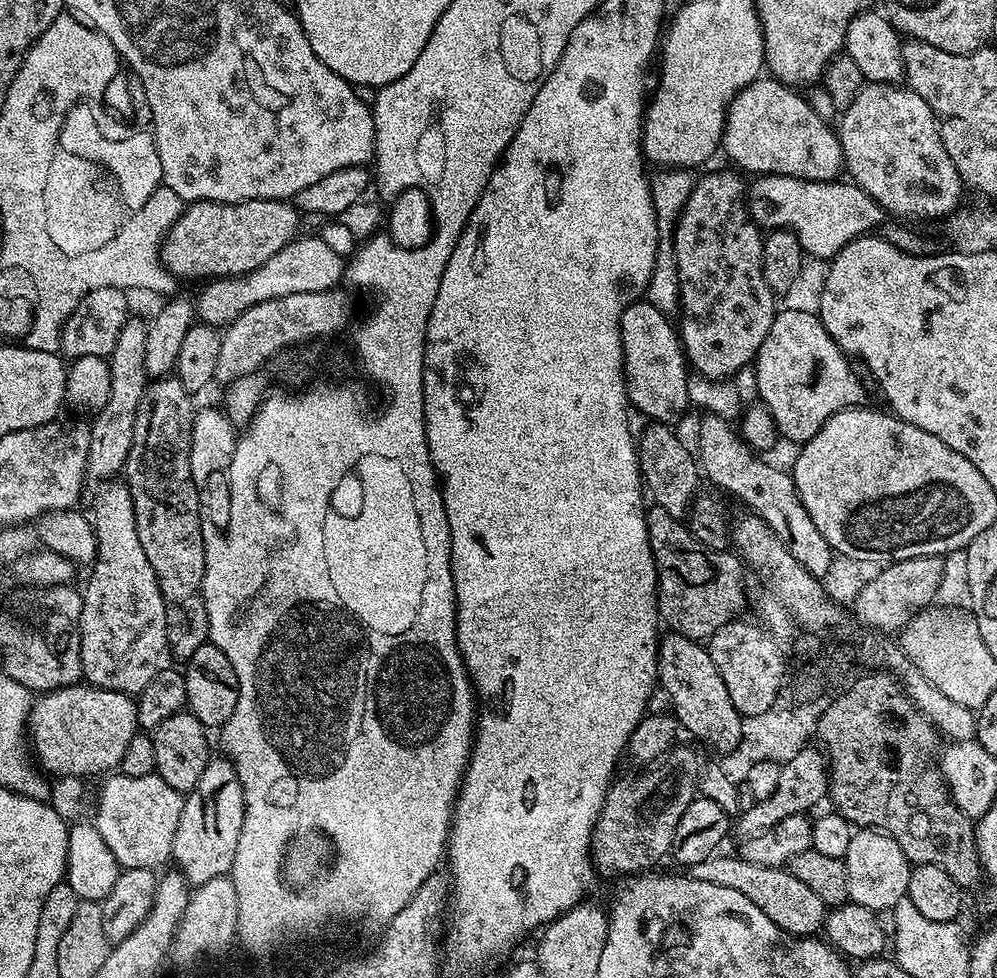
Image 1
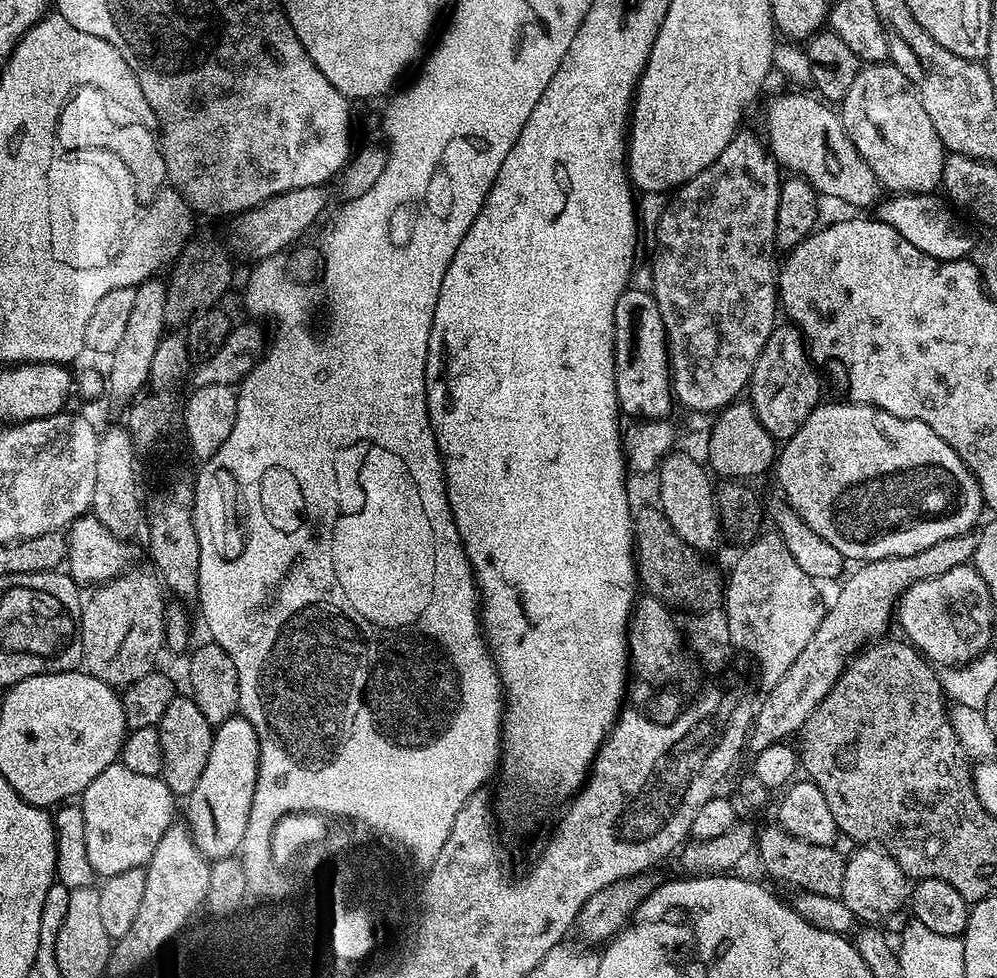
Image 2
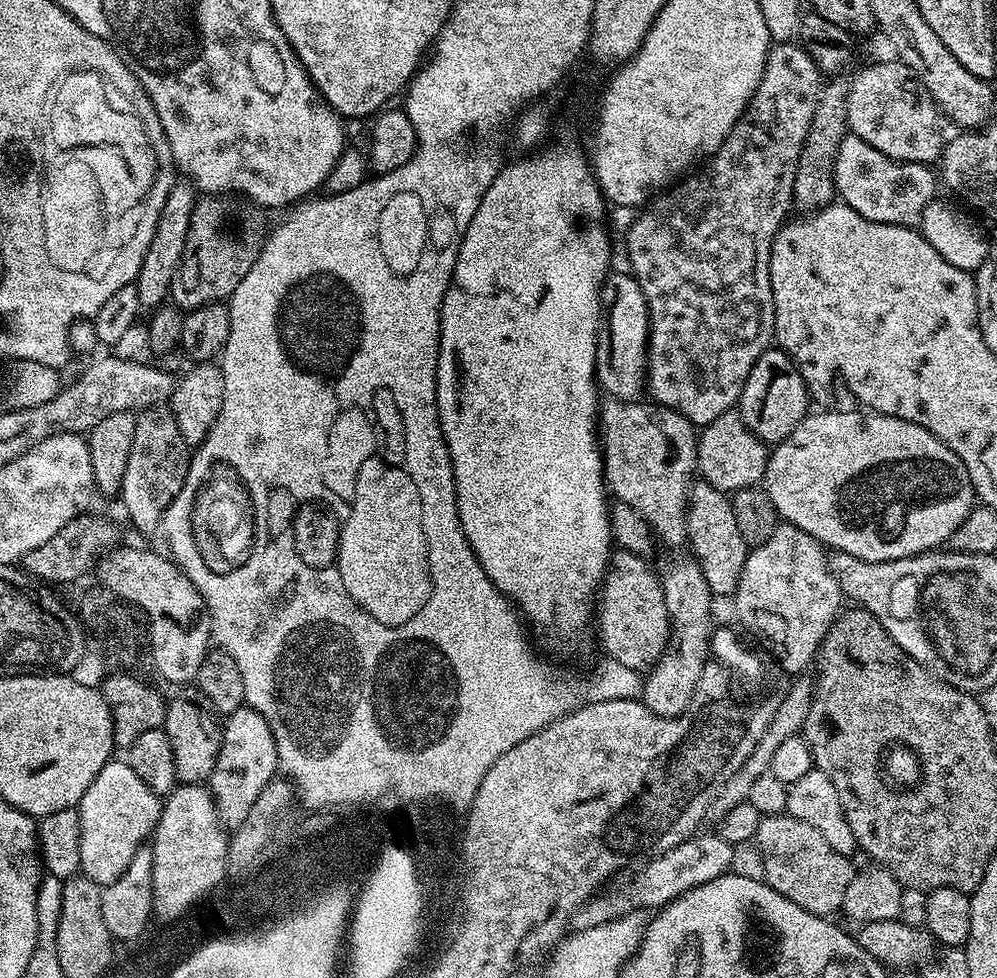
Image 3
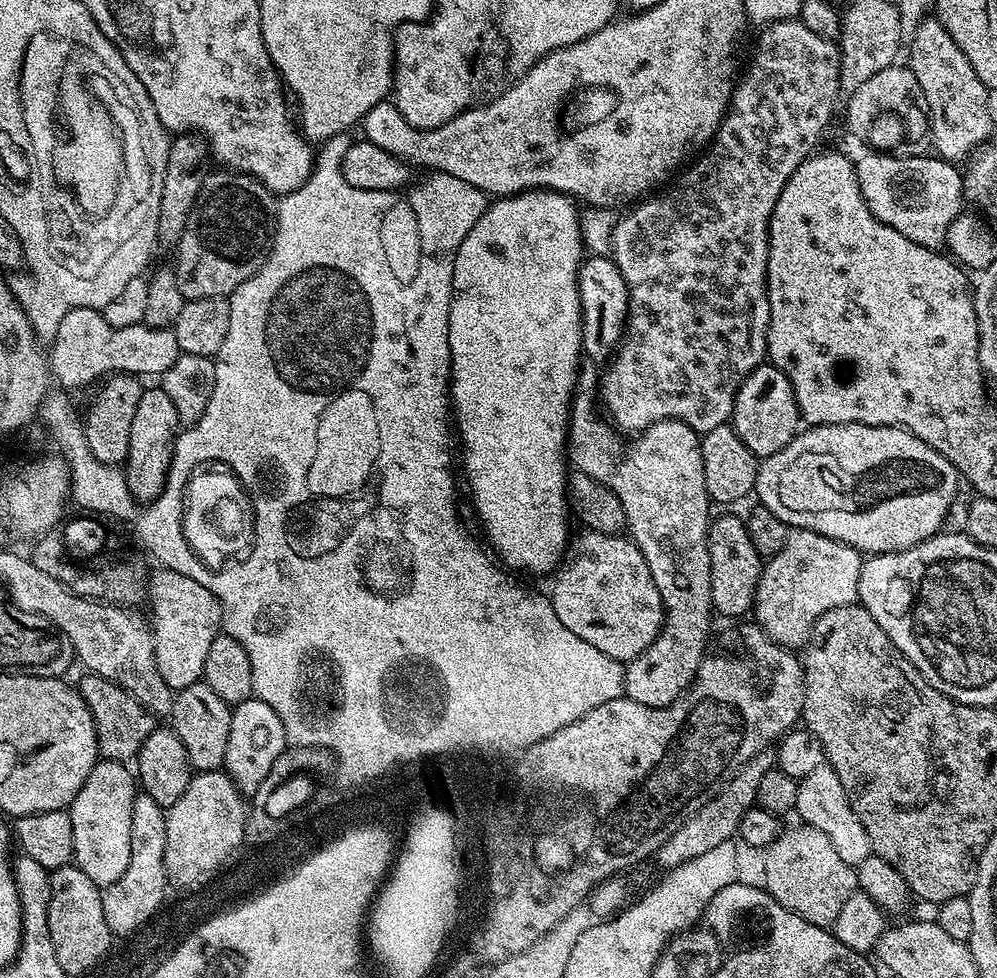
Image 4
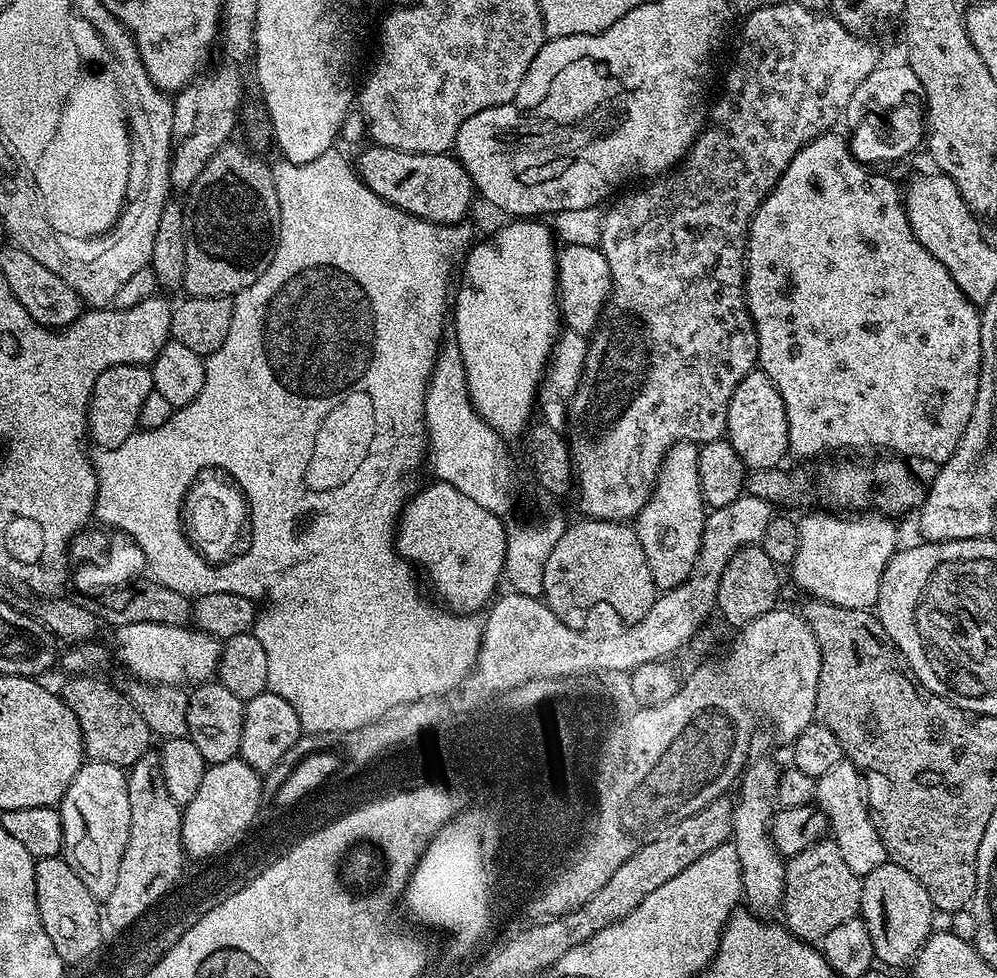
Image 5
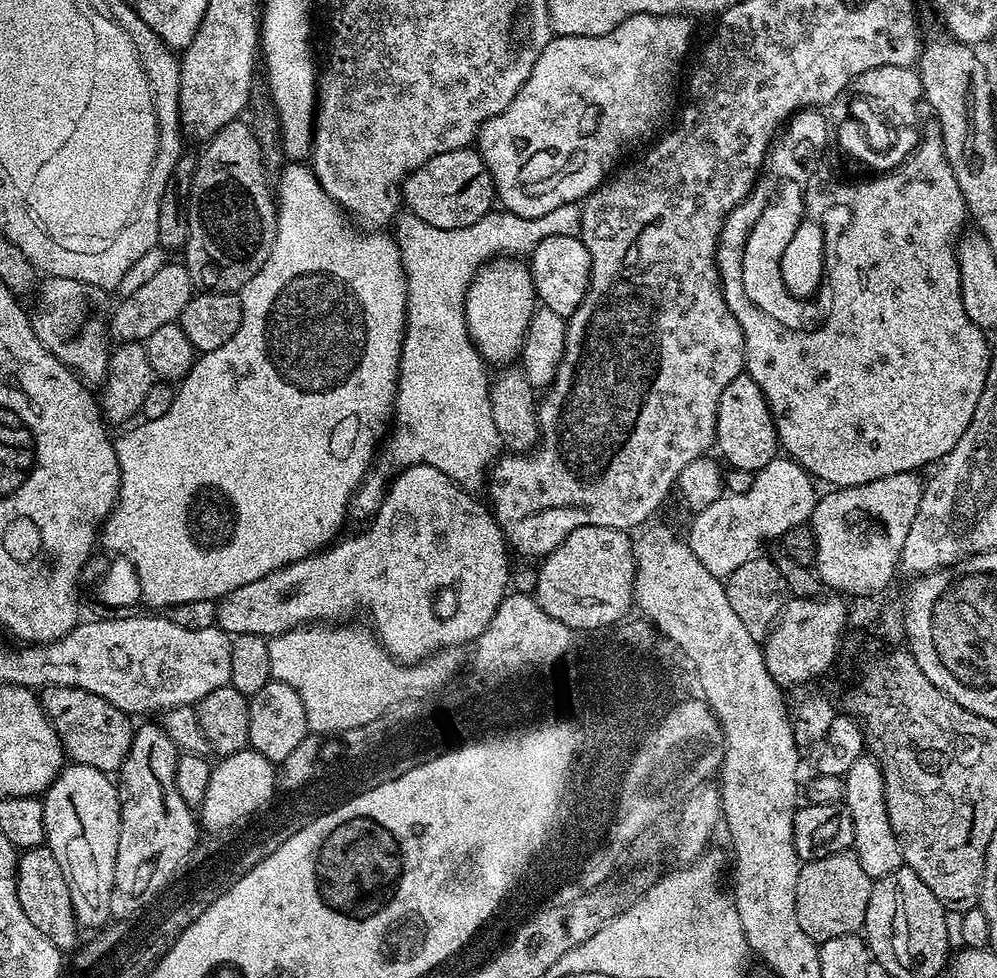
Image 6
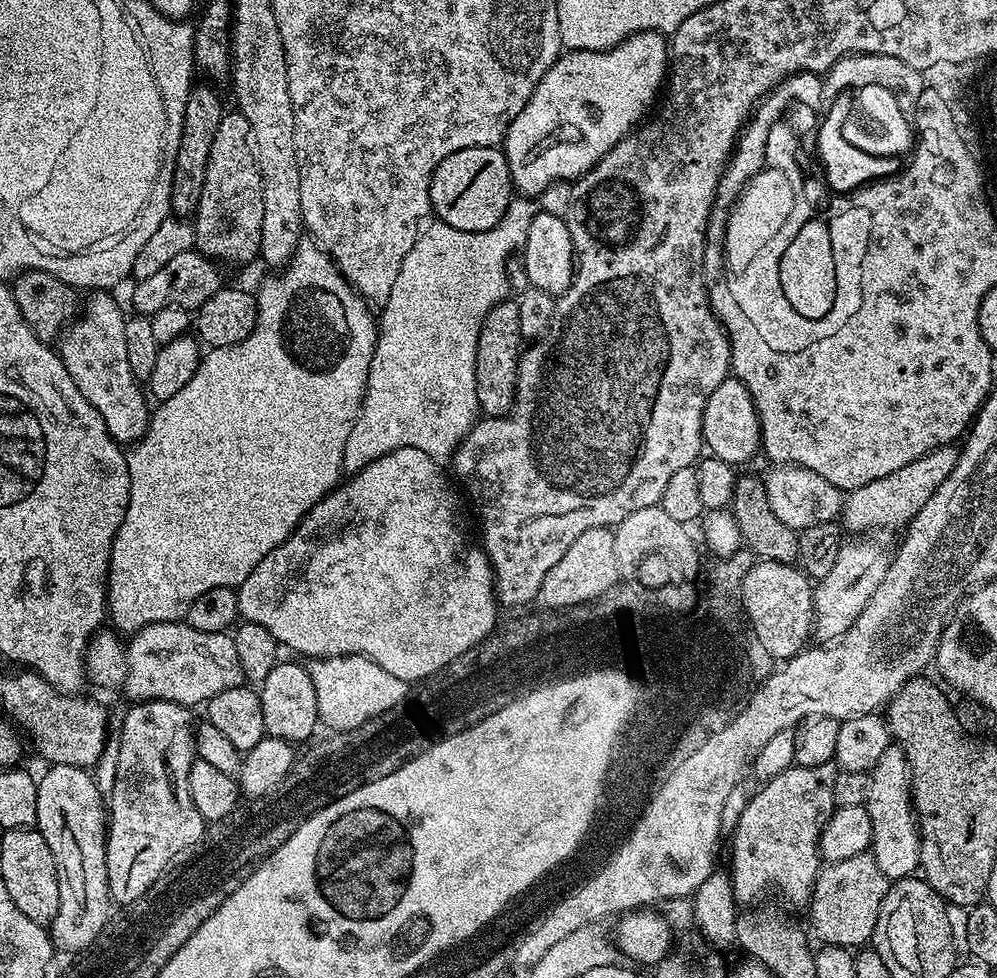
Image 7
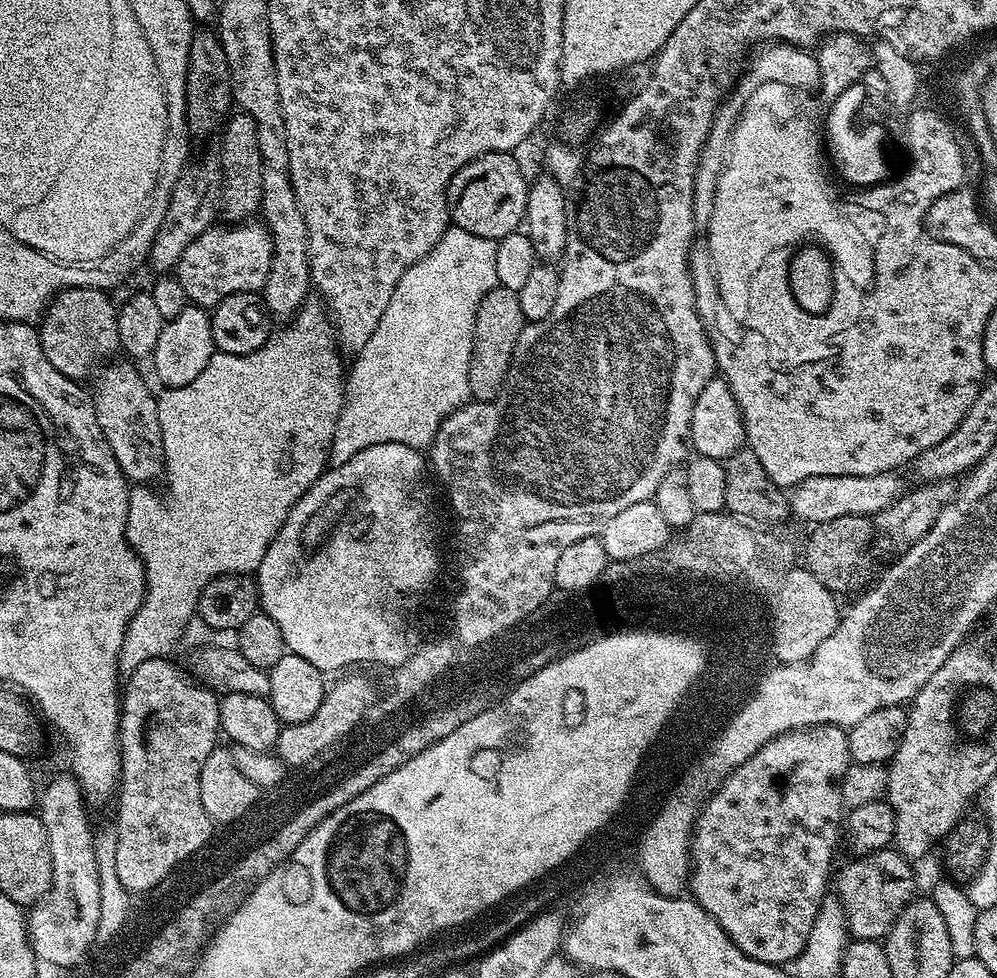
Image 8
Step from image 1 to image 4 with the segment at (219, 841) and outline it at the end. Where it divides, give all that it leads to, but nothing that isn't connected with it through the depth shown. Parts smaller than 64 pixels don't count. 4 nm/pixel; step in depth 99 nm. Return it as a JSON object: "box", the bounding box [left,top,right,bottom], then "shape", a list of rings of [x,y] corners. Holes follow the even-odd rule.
{"box":[223,698,288,798],"shape":[[[255,698],[247,700],[232,708],[230,739],[226,742],[223,771],[228,773],[245,797],[251,798],[258,790],[259,784],[265,781],[270,766],[288,747],[286,726],[282,726],[282,718],[278,718],[273,707],[266,706],[266,702]]]}

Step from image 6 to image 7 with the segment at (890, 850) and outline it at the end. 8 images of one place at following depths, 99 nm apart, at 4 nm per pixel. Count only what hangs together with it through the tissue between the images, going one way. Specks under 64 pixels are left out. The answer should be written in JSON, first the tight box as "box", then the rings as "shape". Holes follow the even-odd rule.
{"box":[866,746,920,882],"shape":[[[889,746],[873,766],[866,807],[872,823],[870,855],[878,862],[878,870],[892,882],[911,877],[920,867],[920,830],[912,807],[908,760],[900,747]]]}

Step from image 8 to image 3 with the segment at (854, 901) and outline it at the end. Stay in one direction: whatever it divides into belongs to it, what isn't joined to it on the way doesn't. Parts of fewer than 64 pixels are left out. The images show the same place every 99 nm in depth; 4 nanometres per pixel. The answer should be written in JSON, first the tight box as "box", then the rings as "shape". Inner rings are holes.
{"box":[754,815,854,917],"shape":[[[790,815],[761,816],[754,841],[760,847],[760,864],[764,867],[762,879],[782,898],[810,910],[810,914],[831,917],[844,907],[846,886],[850,886],[854,871],[849,857],[838,854],[810,822],[802,822]]]}

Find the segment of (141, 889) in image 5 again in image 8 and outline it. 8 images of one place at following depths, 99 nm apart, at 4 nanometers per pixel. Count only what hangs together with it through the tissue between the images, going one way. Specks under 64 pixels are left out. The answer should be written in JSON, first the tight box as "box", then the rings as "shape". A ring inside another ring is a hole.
{"box":[114,658,221,892],"shape":[[[157,658],[142,662],[138,670],[130,673],[122,688],[119,720],[120,801],[116,804],[114,823],[118,834],[118,877],[128,892],[132,888],[148,888],[185,853],[213,839],[214,821],[202,806],[198,782],[202,762],[206,762],[209,752],[218,747],[216,736],[221,735],[220,702],[217,693],[197,682],[187,671],[179,672],[170,661],[168,658]],[[192,736],[204,736],[204,748],[200,748],[199,742],[192,740]]]}

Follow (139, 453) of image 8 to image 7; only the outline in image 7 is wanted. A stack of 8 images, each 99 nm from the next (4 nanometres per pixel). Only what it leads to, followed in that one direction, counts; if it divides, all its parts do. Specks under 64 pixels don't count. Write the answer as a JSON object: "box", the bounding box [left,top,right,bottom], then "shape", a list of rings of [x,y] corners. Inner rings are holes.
{"box":[58,291,150,446],"shape":[[[93,291],[85,304],[83,301],[82,315],[73,319],[58,337],[58,355],[82,398],[86,398],[86,402],[98,410],[102,422],[106,422],[109,434],[117,444],[128,446],[148,432],[150,400],[141,385],[140,388],[136,385],[138,378],[130,370],[130,362],[126,362],[126,313],[112,296],[111,291]]]}

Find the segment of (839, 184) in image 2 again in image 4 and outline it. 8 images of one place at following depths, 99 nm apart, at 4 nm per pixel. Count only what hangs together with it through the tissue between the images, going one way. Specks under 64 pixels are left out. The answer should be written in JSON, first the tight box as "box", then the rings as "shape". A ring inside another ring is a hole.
{"box":[854,150,965,250],"shape":[[[868,150],[865,156],[855,157],[854,167],[856,169],[856,177],[858,178],[858,186],[862,190],[862,198],[866,202],[866,206],[870,206],[870,210],[874,214],[874,218],[881,220],[886,226],[890,226],[894,230],[898,230],[898,234],[906,234],[906,238],[910,238],[910,242],[918,242],[918,246],[926,246],[937,250],[945,247],[948,231],[950,226],[962,214],[960,207],[965,207],[964,199],[964,178],[961,169],[955,163],[949,162],[939,155],[932,156],[894,156],[898,154],[889,154],[887,151]]]}

